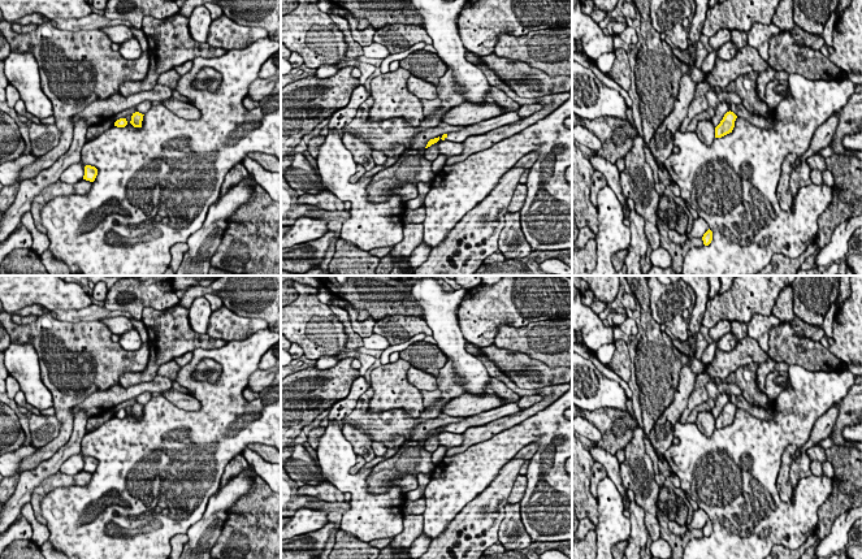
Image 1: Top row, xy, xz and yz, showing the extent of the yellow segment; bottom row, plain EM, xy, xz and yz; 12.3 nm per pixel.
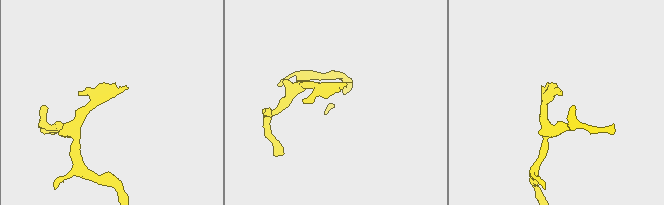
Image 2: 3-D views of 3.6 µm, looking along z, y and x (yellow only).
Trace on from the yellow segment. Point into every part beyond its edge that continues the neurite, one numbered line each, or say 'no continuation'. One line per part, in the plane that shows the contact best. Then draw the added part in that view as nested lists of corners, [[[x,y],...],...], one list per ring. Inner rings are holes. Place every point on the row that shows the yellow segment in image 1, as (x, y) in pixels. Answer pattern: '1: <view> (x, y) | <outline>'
1: xz (505, 118) | [[[517,112],[503,113],[498,117],[493,117],[476,125],[467,126],[465,129],[462,129],[459,131],[449,133],[445,140],[463,143],[468,136],[480,135],[503,125],[516,122],[519,120],[520,116],[517,114]]]

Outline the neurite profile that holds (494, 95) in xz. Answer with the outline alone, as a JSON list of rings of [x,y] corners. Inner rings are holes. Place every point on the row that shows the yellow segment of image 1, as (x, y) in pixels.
[[[490,86],[488,95],[485,96],[485,101],[495,103],[503,108],[503,113],[517,112],[520,105],[508,98],[503,91],[497,88],[495,86]]]

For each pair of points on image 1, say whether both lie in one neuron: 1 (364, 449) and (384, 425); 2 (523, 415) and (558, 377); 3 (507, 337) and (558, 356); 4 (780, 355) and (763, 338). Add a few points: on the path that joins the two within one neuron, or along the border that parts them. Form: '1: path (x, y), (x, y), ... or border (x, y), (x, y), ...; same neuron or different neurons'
1: border (346, 423), (356, 427), (373, 440); different neurons
2: border (558, 384), (536, 389); different neurons
3: path (520, 339), (541, 339), (545, 343); same neuron
4: border (770, 349), (766, 351); different neurons

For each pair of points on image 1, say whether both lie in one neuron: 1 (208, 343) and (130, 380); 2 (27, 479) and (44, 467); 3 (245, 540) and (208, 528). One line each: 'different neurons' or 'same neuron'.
1: same neuron
2: same neuron
3: different neurons

